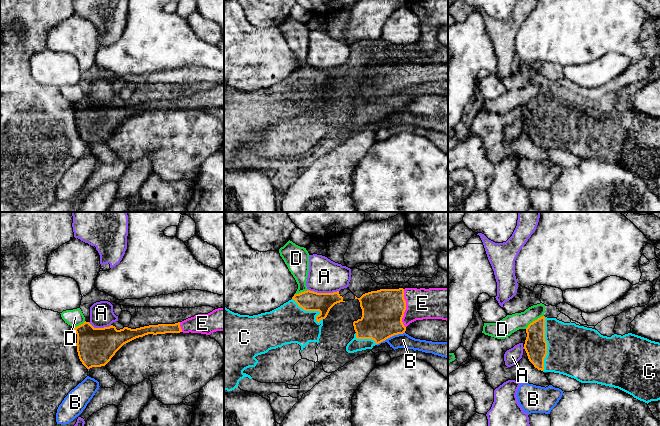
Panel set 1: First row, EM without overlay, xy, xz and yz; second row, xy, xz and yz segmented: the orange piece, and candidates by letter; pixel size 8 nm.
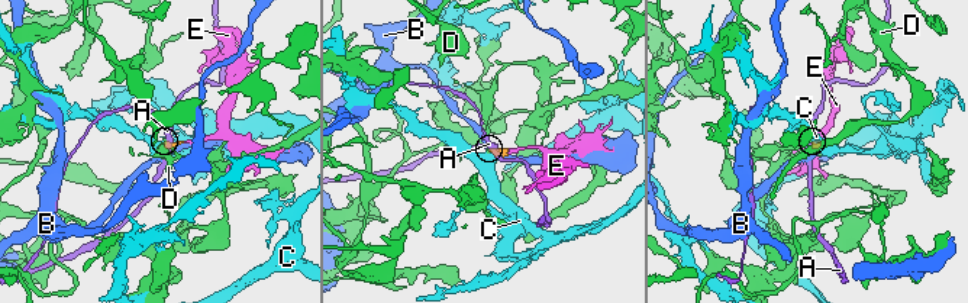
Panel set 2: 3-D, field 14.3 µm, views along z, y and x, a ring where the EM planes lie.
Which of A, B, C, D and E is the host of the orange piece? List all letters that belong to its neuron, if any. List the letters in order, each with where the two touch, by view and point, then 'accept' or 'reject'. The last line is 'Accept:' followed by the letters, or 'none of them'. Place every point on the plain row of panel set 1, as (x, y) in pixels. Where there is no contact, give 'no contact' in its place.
A: contact xz (323, 69); reject
B: contact xz (390, 112); reject
C: contact yz (546, 120); accept
D: contact yz (535, 96); reject
E: contact xz (405, 84); accept
Accept: C, E

